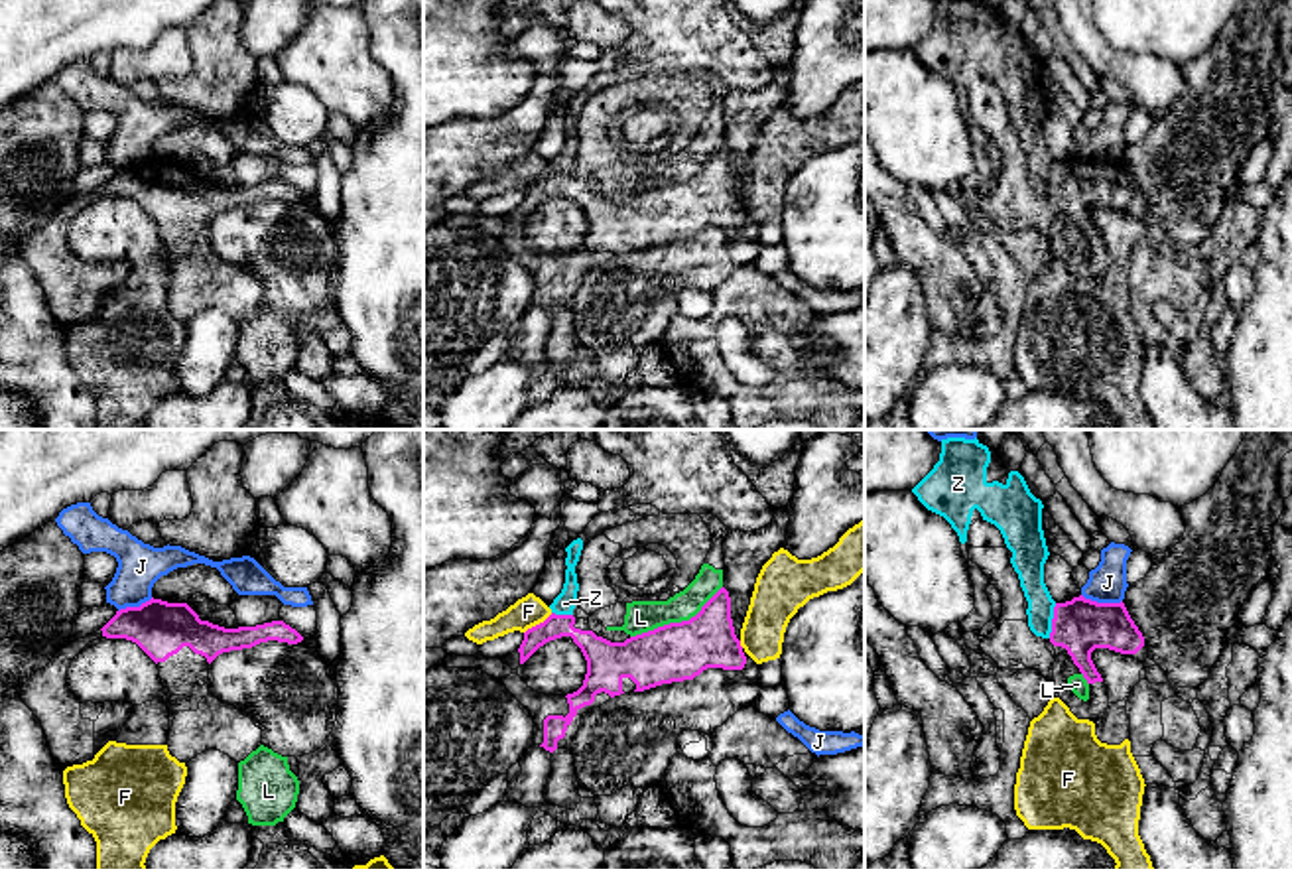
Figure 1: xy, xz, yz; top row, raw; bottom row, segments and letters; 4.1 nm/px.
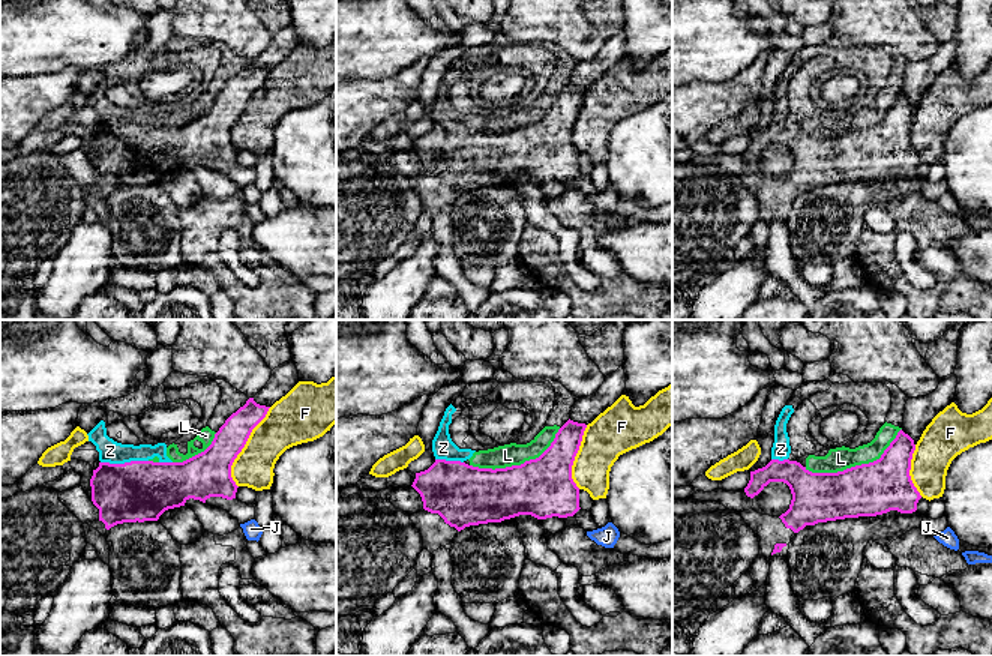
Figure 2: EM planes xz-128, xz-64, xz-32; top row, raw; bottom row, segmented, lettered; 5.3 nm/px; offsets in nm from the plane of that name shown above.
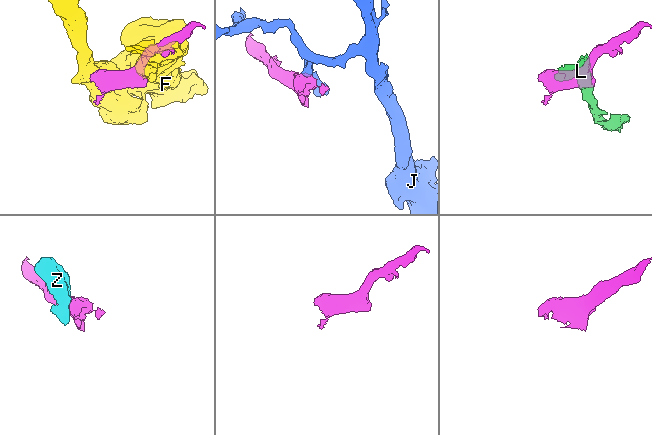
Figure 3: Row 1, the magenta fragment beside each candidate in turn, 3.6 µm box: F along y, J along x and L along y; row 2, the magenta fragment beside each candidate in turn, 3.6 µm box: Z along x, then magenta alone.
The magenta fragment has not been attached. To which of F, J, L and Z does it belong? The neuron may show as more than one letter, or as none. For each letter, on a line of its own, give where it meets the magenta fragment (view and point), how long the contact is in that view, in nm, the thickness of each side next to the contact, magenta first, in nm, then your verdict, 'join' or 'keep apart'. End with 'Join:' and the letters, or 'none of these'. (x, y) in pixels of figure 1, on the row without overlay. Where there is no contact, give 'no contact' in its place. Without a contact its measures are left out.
F: contact xz (540, 182); length 150 nm; calibres 110 and 130 nm; keep apart
J: contact yz (1101, 162); length 170 nm; calibres 220 and 160 nm; keep apart
L: contact xz (676, 182); length 440 nm; calibres 240 and 130 nm; keep apart
Z: contact yz (1052, 180); length 150 nm; calibres 220 and 120 nm; keep apart
Join: none of these

